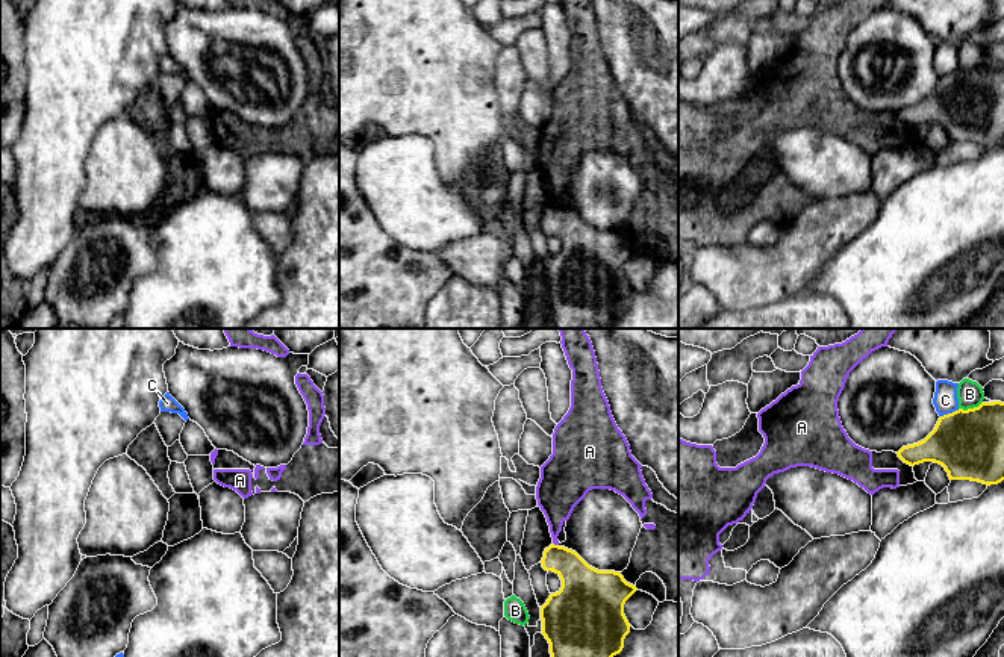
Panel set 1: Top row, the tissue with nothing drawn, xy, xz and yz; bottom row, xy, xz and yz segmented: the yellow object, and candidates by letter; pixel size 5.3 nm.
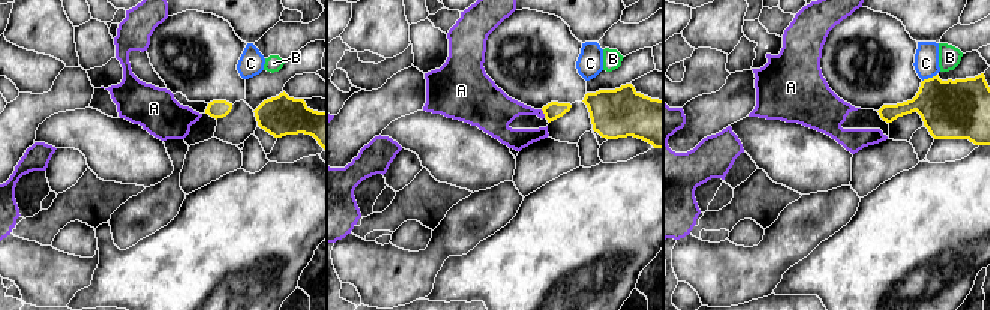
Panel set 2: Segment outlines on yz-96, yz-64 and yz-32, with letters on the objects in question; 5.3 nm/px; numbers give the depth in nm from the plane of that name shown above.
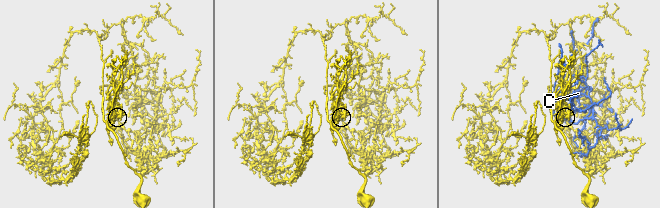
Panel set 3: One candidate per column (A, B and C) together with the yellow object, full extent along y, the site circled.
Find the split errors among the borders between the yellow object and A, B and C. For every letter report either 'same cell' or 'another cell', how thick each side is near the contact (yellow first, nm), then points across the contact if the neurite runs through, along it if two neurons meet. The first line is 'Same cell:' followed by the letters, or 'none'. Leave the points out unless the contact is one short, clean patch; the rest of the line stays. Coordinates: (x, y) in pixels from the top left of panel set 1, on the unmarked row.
Same cell: none
A: another cell; 220 nm thick on the yellow side, 200 nm on the other; border along xz (553, 203), (558, 206)
B: another cell; 360 nm thick on the yellow side, 140 nm on the other; border along yz (982, 62), (977, 67), (959, 70)
C: another cell; 360 nm thick on the yellow side, 130 nm on the other

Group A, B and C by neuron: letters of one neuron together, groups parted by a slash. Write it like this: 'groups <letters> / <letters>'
groups A / B / C

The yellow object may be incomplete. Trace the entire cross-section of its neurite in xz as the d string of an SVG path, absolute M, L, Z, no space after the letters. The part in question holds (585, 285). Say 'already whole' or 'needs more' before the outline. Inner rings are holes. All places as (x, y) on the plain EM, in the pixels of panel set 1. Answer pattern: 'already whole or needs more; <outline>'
already whole; M554 204L545 209L541 224L562 241L560 251L541 268L542 295L550 304L553 328L592 328L619 315L631 288L624 265L638 251L636 247L627 244L621 233L598 232L575 212Z

